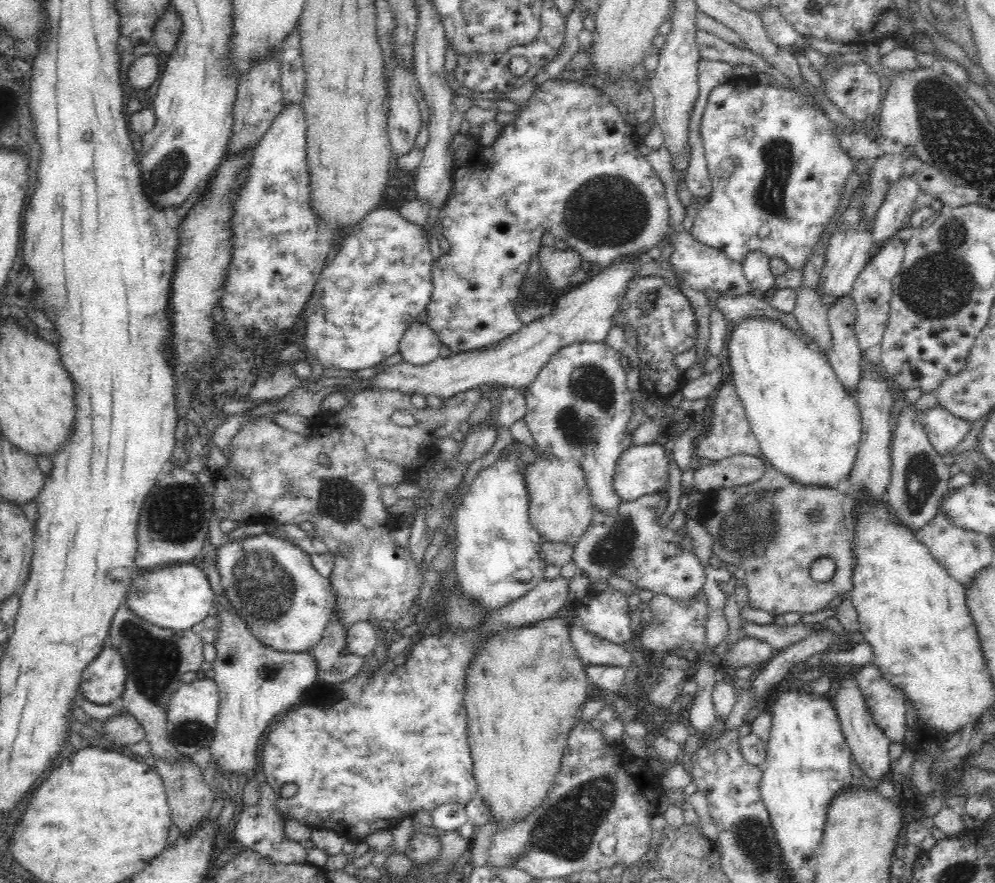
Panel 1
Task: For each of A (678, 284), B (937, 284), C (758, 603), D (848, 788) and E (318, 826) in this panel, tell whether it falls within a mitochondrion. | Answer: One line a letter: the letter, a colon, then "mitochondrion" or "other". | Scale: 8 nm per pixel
A: other
B: mitochondrion
C: other
D: other
E: other

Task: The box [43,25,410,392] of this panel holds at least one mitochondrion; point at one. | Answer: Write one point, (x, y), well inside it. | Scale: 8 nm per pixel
(166, 174)

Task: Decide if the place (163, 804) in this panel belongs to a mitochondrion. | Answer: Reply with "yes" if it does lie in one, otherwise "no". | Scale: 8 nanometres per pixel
no

